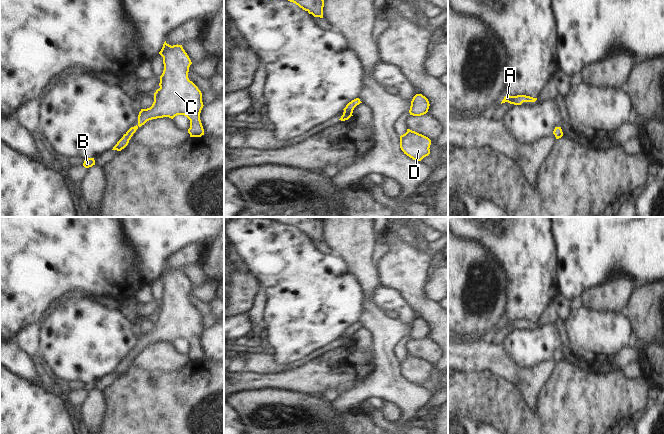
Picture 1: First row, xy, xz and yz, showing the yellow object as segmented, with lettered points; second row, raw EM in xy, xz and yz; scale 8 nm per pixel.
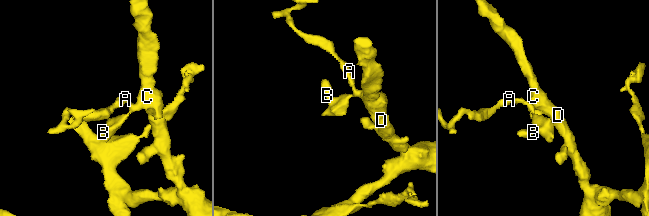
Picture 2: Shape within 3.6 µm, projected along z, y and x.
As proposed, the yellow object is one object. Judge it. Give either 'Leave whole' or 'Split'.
Leave whole.

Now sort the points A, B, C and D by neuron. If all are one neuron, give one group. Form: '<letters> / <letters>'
A B C D

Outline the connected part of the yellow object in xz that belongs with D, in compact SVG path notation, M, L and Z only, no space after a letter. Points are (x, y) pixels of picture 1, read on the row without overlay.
M407 353L407 356L400 360L400 372L413 384L421 385L430 378L431 364L415 355Z

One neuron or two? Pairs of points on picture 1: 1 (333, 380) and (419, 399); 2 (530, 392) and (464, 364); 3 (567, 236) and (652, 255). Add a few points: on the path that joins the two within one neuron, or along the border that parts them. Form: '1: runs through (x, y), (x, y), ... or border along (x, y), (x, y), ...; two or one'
1: border along (372, 370), (361, 382), (340, 393); two
2: runs through (516, 375), (498, 363), (481, 363); one
3: runs through (588, 236), (597, 243), (631, 243); one

